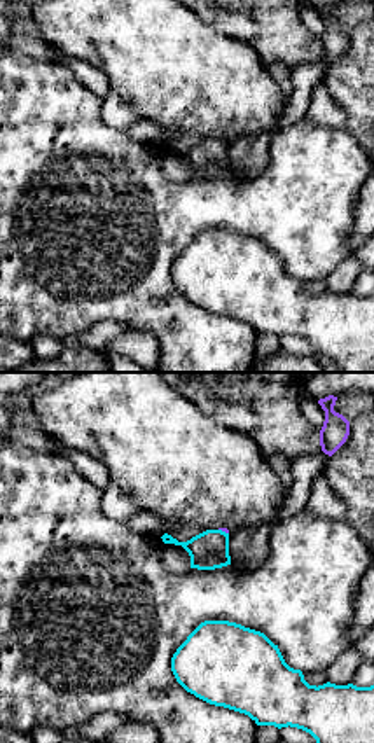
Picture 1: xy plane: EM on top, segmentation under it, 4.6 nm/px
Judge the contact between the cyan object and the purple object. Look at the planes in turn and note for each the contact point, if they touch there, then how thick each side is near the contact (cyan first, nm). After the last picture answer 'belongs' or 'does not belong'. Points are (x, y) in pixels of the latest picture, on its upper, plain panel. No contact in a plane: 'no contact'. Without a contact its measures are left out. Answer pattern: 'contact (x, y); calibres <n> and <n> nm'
contact (224, 140); calibres 180 and 20 nm

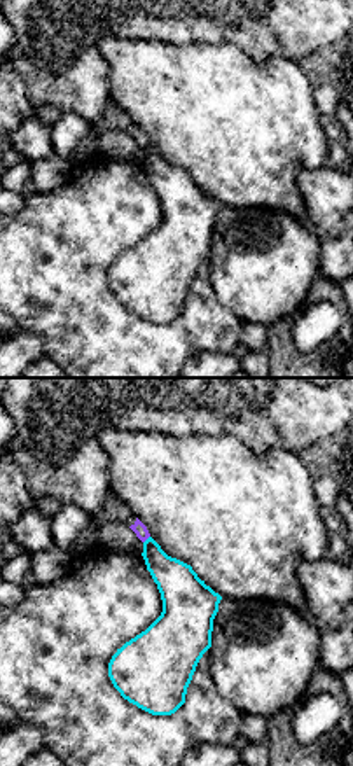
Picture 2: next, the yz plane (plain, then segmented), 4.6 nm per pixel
contact (147, 147); calibres 190 and 60 nm

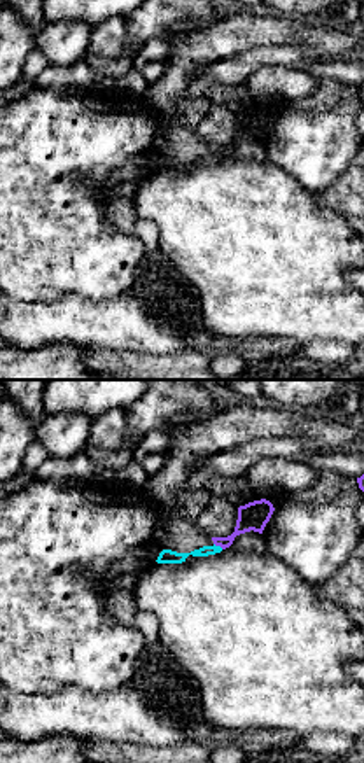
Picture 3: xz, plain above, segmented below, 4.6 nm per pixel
contact (219, 154); calibres 60 and 130 nm

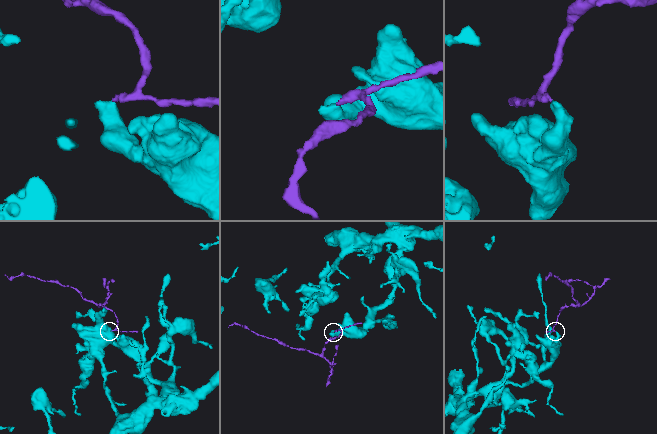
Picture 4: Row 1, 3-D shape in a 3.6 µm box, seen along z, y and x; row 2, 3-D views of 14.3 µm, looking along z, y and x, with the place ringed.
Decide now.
does not belong

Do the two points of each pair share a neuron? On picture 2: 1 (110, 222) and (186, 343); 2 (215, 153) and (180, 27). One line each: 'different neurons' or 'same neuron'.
1: same neuron
2: different neurons

